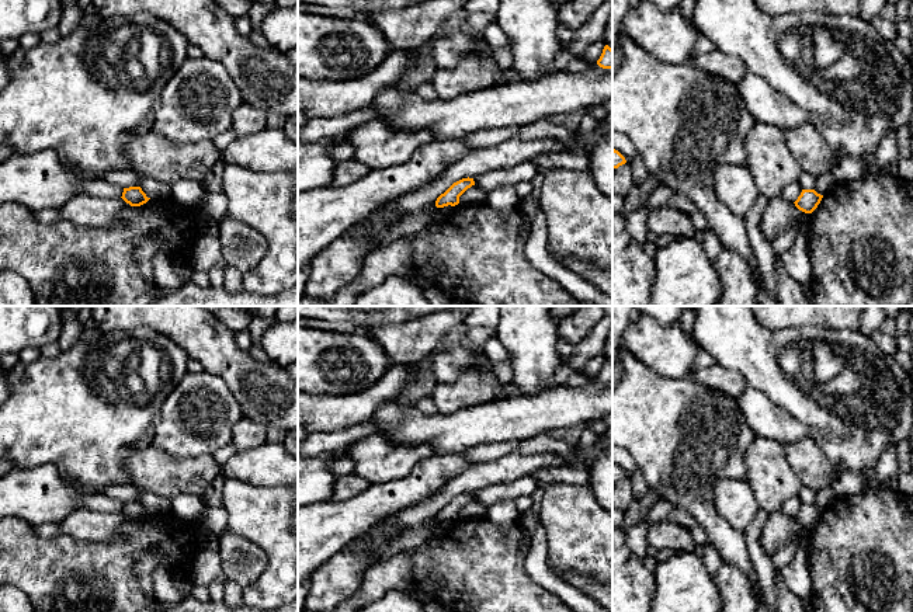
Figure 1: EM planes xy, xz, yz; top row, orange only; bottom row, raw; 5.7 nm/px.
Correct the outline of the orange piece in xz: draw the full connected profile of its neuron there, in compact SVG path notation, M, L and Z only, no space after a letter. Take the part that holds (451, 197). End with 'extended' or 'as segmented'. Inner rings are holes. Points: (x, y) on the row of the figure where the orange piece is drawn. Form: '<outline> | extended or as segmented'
M462 178L456 182L454 182L444 194L441 194L437 201L435 206L437 208L444 208L444 206L455 206L459 204L459 197L472 185L475 185L473 178Z | as segmented

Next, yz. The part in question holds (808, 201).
M802 189L801 195L794 204L799 211L812 213L820 204L822 198L823 195L817 194L815 189Z | as segmented

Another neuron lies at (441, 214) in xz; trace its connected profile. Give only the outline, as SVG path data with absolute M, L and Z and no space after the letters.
M451 205L444 208L437 208L431 222L424 229L431 232L438 230L442 226L442 223L447 220L447 218L452 213L452 211L454 206Z

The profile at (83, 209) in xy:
M79 194L58 211L62 220L84 227L104 229L118 222L122 212L129 206L122 198L100 198Z

